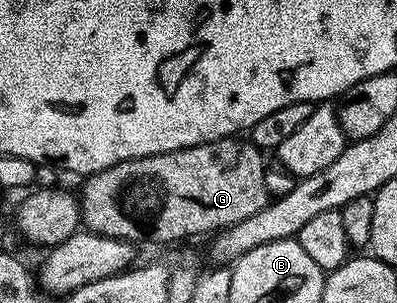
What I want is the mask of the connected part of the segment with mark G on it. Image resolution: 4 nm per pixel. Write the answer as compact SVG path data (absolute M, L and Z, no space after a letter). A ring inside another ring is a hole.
M224 139L222 141L212 141L210 145L194 145L188 149L178 149L172 153L158 153L148 157L134 157L128 161L117 163L105 171L97 171L86 178L81 192L81 221L90 232L100 233L106 237L116 237L118 241L129 241L140 243L139 241L171 241L167 243L179 243L182 237L195 237L198 233L214 234L221 229L228 229L231 225L241 223L249 219L249 215L257 215L269 203L267 192L265 191L265 175L267 169L263 165L264 154L249 139L235 141L239 139Z

